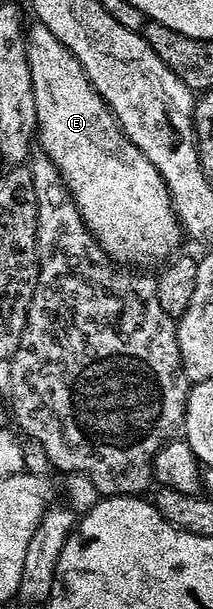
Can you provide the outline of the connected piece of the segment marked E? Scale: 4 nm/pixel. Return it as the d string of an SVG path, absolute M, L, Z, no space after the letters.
M36 21L31 24L26 31L26 40L34 108L38 114L36 139L41 152L56 165L60 177L78 205L84 225L93 233L94 240L101 245L109 259L119 265L157 264L169 259L179 250L178 242L184 239L184 232L174 206L168 201L169 193L164 185L164 177L158 176L156 165L152 165L152 161L148 161L148 157L144 157L144 153L140 153L140 149L134 147L129 137L122 132L108 105L103 103L100 93L96 93L96 89L89 83L80 61L76 61L76 57L48 28Z

